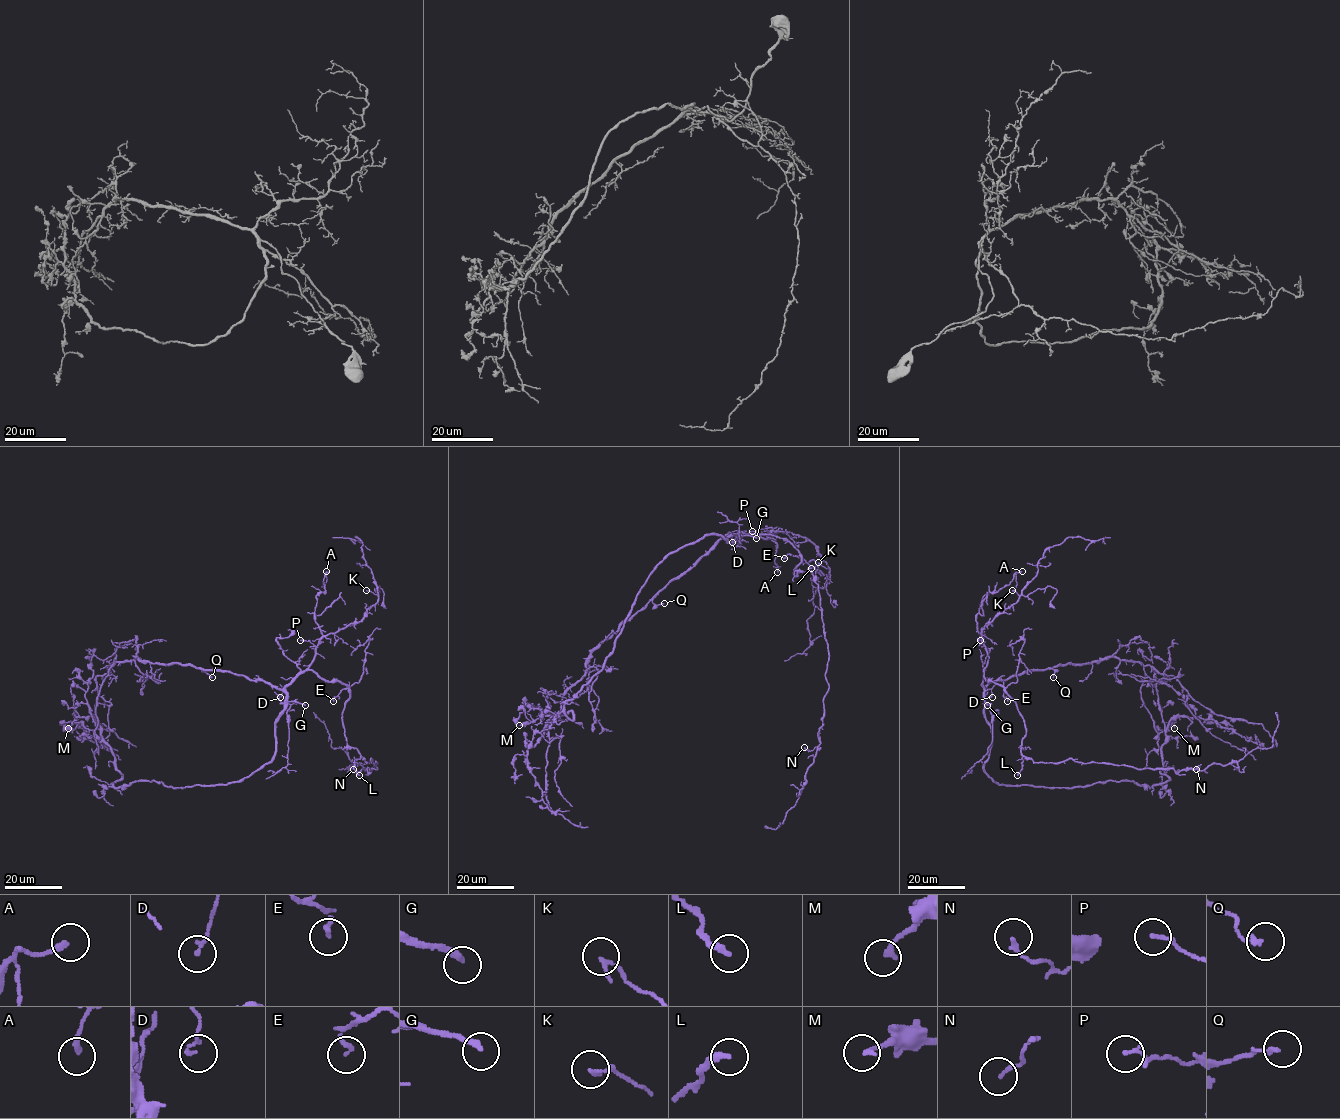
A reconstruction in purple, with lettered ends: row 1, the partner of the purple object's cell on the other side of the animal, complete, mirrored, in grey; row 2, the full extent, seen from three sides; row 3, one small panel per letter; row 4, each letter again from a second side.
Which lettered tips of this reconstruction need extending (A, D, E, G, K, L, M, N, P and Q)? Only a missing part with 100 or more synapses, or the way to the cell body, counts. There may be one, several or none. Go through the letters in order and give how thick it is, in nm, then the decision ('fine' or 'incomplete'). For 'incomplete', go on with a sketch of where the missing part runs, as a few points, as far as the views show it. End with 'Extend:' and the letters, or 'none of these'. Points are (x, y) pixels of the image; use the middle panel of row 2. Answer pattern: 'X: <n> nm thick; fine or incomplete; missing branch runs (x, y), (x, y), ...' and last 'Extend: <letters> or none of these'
A: 240 nm thick; fine
D: 120 nm thick; fine
E: 110 nm thick; fine
G: 240 nm thick; incomplete; missing branch runs (756, 538), (765, 551), (771, 552), (790, 497), (800, 488), (822, 487), (829, 480), (848, 489), (854, 483)
K: 160 nm thick; fine
L: 240 nm thick; fine
M: 200 nm thick; fine
N: 150 nm thick; fine
P: 140 nm thick; fine
Q: 140 nm thick; fine
Extend: G

